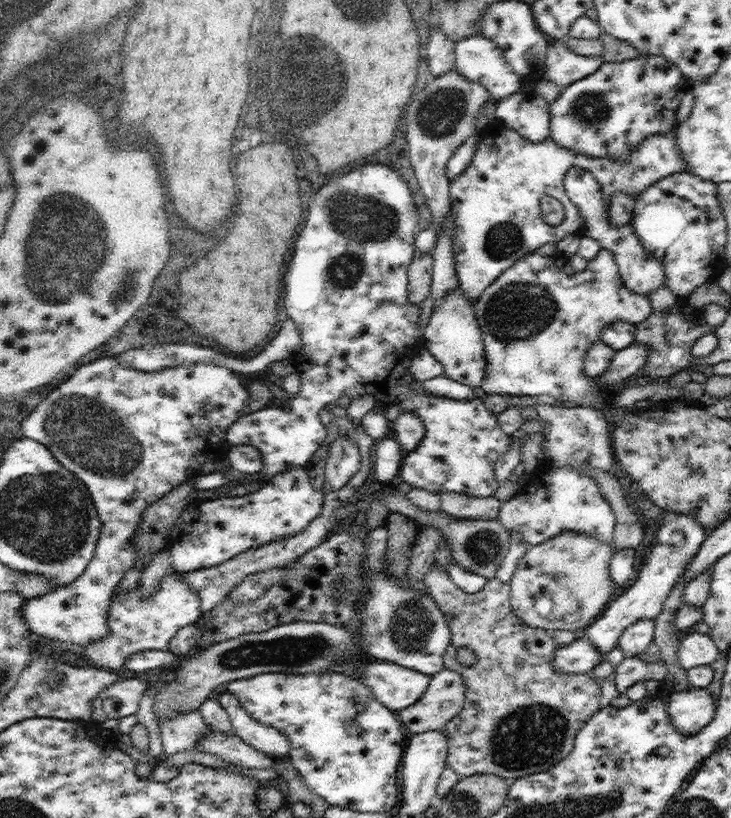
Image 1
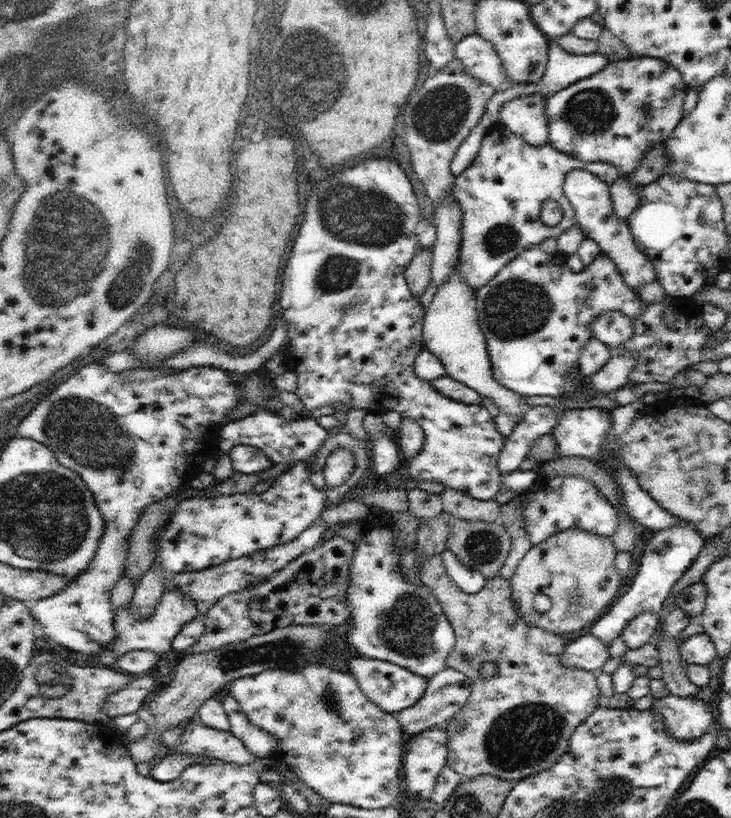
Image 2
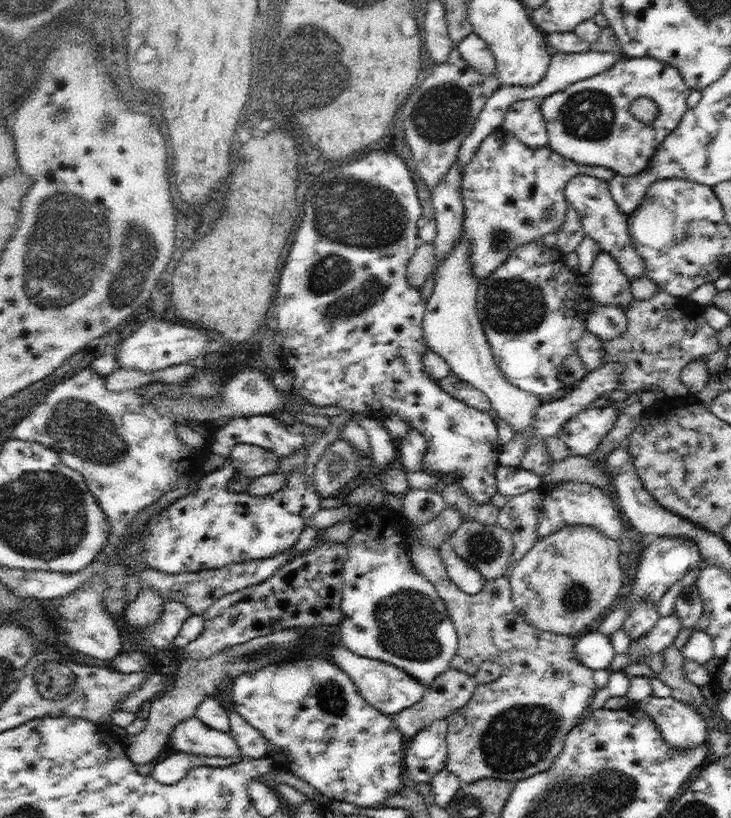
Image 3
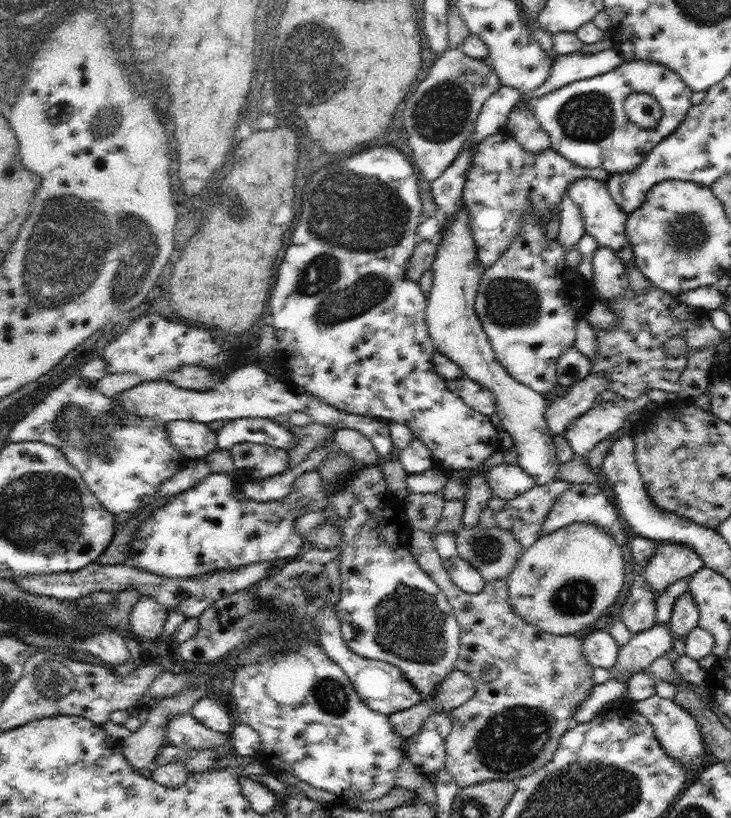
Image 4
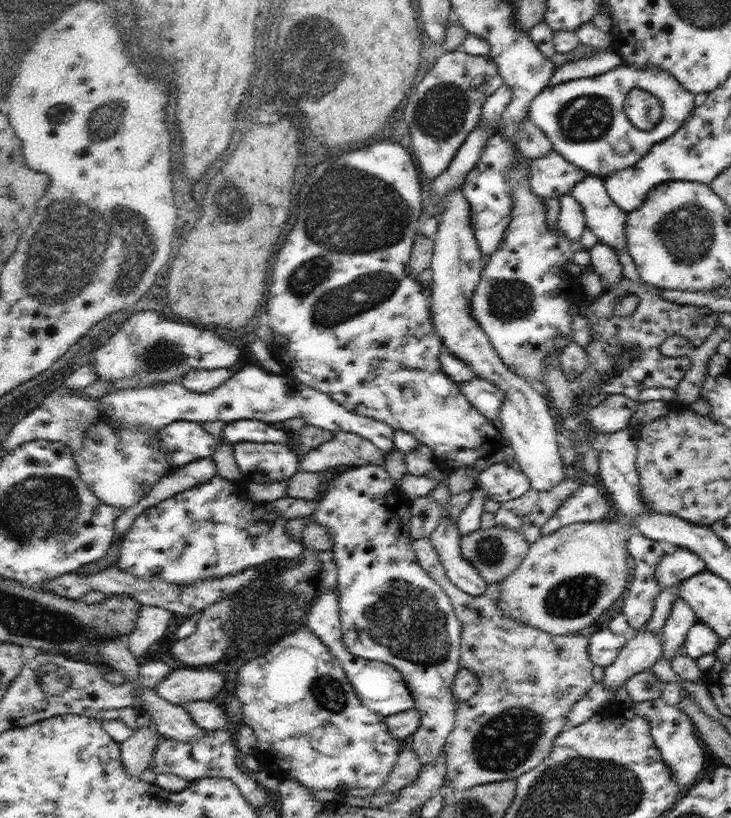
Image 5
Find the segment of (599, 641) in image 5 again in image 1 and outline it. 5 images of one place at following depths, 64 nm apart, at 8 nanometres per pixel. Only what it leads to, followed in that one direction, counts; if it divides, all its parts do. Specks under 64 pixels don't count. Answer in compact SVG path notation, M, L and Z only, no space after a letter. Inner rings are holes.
M579 638L555 650L553 666L563 674L589 674L601 660L603 656L599 650L595 650L591 640Z

